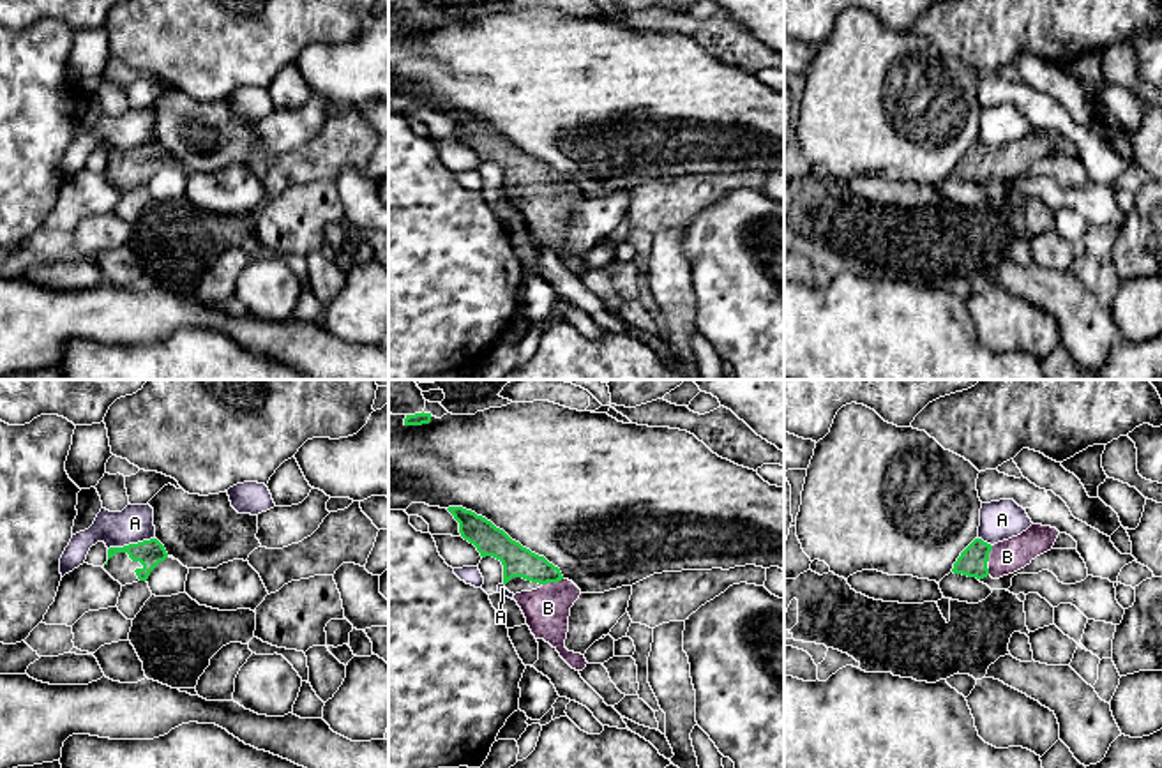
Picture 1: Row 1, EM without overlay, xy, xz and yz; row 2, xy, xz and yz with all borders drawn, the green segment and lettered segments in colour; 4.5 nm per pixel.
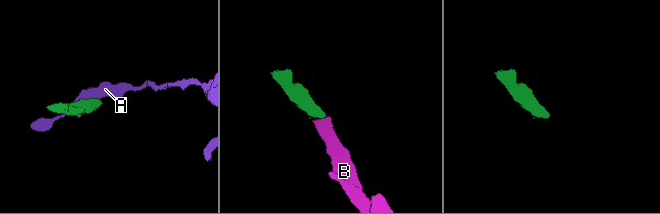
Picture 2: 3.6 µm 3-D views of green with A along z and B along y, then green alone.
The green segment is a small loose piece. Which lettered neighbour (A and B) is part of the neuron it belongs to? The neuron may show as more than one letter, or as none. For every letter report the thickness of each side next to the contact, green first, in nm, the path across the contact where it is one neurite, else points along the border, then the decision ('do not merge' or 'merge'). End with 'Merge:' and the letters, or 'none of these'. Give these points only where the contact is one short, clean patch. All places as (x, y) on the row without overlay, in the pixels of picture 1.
A: 120 nm thick on the green side, 170 nm on the other; border along xy (154, 142), (108, 154); do not merge
B: 140 nm thick on the green side, 200 nm on the other; runs through xz (518, 166), (539, 173), (551, 186), (551, 207), (548, 212); merge
Merge: B

